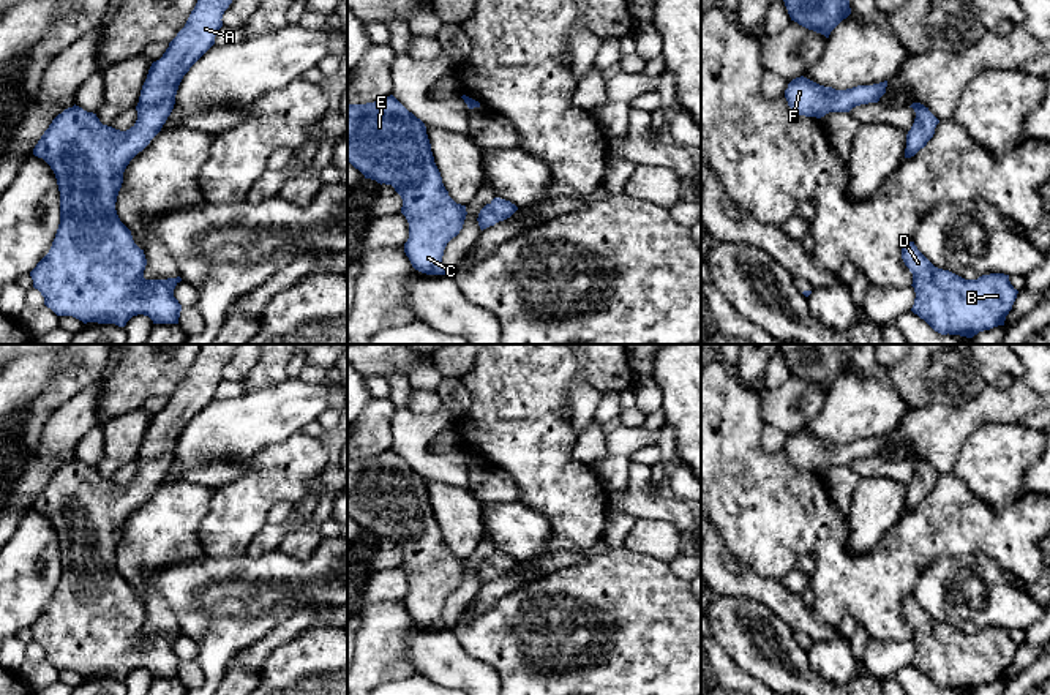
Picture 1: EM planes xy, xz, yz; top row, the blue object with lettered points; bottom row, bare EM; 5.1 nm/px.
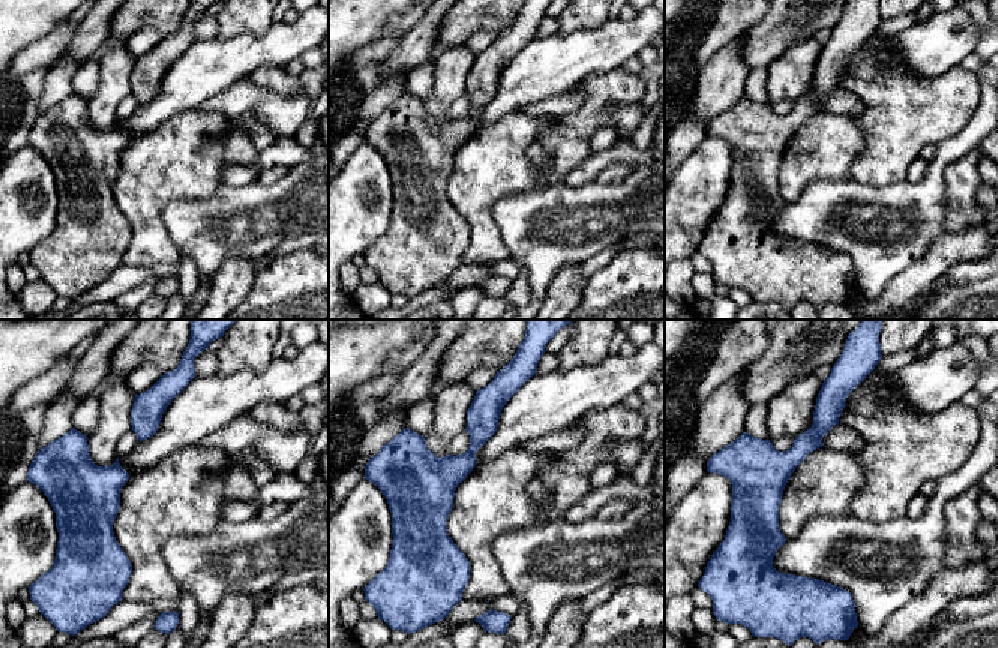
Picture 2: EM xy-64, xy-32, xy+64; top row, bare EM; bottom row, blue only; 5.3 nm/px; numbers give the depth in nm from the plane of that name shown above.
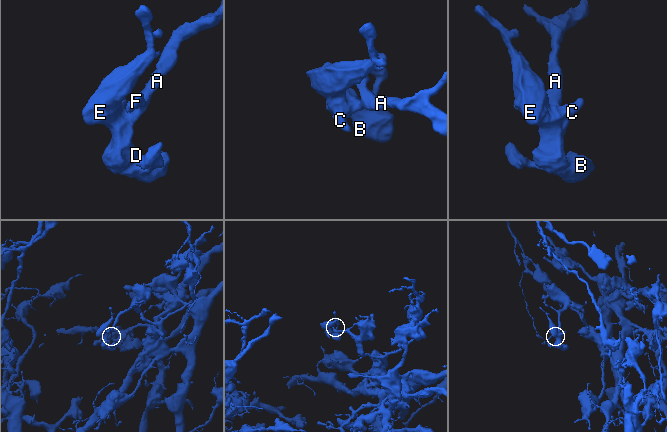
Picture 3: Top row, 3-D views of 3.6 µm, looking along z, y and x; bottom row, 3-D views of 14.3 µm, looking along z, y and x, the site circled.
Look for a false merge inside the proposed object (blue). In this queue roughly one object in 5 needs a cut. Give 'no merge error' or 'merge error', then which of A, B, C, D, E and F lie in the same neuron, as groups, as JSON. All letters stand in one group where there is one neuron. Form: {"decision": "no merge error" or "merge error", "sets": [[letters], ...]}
{"decision": "no merge error", "sets": [["A", "B", "C", "D", "E", "F"]]}

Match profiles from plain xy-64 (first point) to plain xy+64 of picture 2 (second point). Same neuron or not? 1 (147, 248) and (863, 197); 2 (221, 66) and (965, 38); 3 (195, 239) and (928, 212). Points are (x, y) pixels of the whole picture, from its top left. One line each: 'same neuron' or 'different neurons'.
1: different neurons
2: same neuron
3: same neuron

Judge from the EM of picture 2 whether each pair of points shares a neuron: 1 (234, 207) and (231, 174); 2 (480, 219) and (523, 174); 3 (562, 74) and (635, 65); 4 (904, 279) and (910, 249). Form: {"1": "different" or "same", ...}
{"1": "different", "2": "same", "3": "different", "4": "different"}

